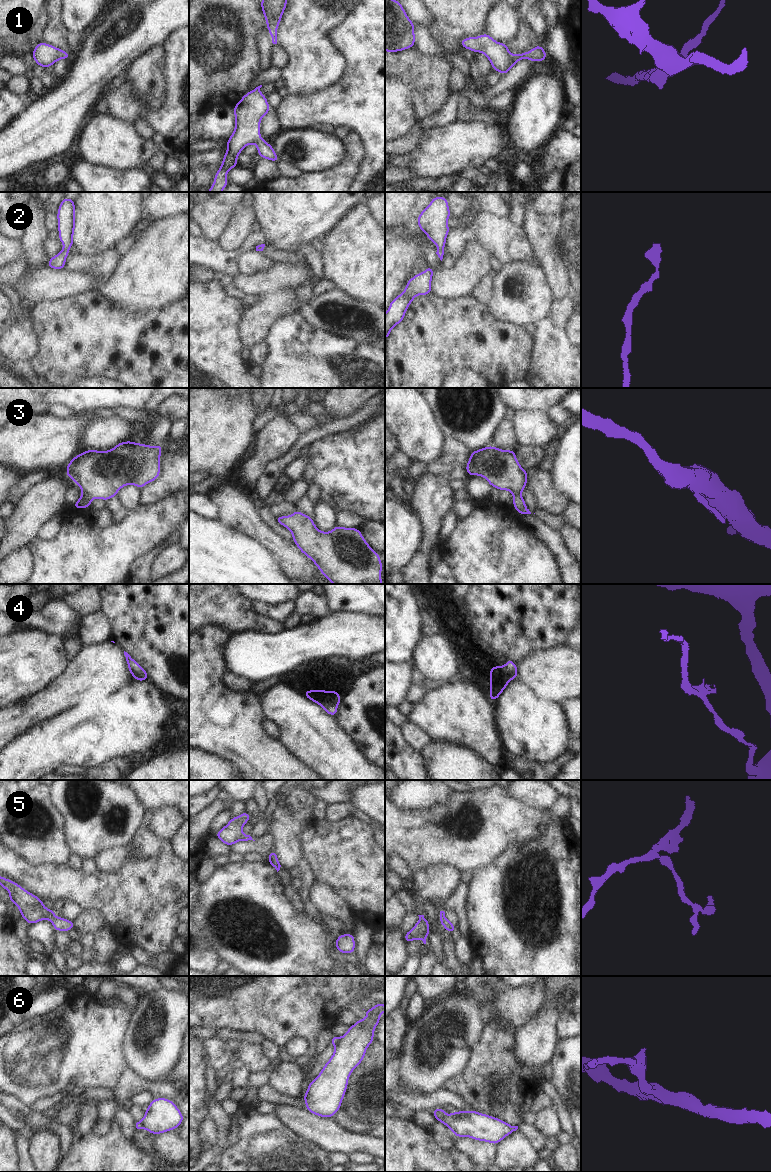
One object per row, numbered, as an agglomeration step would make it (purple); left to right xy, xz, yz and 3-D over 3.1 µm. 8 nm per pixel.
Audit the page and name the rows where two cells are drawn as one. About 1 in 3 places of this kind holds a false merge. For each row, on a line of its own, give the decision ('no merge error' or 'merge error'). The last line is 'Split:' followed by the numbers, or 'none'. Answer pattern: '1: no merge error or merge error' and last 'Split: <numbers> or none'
1: no merge error
2: no merge error
3: no merge error
4: no merge error
5: no merge error
6: merge error
Split: 6

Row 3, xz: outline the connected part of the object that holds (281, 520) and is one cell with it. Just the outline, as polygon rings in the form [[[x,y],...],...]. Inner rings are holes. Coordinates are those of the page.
[[[298,510],[288,516],[278,516],[275,520],[290,530],[293,542],[299,550],[311,559],[319,571],[333,584],[383,584],[381,571],[384,564],[380,561],[380,554],[370,548],[358,528],[345,528],[336,525],[332,531],[323,532],[315,526],[313,518]]]

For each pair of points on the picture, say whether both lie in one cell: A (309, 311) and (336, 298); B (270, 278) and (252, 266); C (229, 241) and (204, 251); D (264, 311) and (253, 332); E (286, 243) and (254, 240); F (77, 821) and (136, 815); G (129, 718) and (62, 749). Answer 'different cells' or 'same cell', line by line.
A: same cell
B: different cells
C: different cells
D: same cell
E: different cells
F: same cell
G: same cell

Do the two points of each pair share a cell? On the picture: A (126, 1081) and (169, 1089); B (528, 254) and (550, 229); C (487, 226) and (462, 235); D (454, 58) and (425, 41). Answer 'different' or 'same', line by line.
A: same
B: different
C: same
D: same

